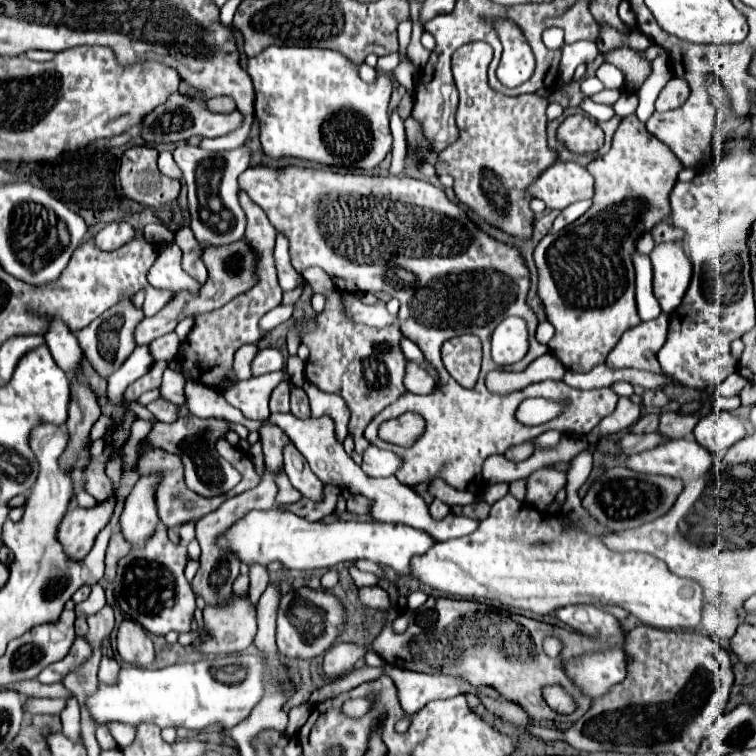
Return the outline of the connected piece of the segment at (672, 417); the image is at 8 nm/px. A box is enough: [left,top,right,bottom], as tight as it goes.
[658,413,698,439]

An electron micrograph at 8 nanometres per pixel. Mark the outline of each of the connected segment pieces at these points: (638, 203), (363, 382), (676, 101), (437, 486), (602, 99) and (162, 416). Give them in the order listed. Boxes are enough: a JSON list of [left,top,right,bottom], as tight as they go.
[[534,115,684,373],[300,269,406,453],[656,77,690,111],[428,477,481,505],[590,89,620,105],[146,399,178,423]]

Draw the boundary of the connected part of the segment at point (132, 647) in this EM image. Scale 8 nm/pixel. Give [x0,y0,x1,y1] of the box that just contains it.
[118,621,154,667]

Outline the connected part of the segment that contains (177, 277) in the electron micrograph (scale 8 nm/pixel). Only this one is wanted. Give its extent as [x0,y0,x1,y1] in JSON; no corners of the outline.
[148,243,200,293]

